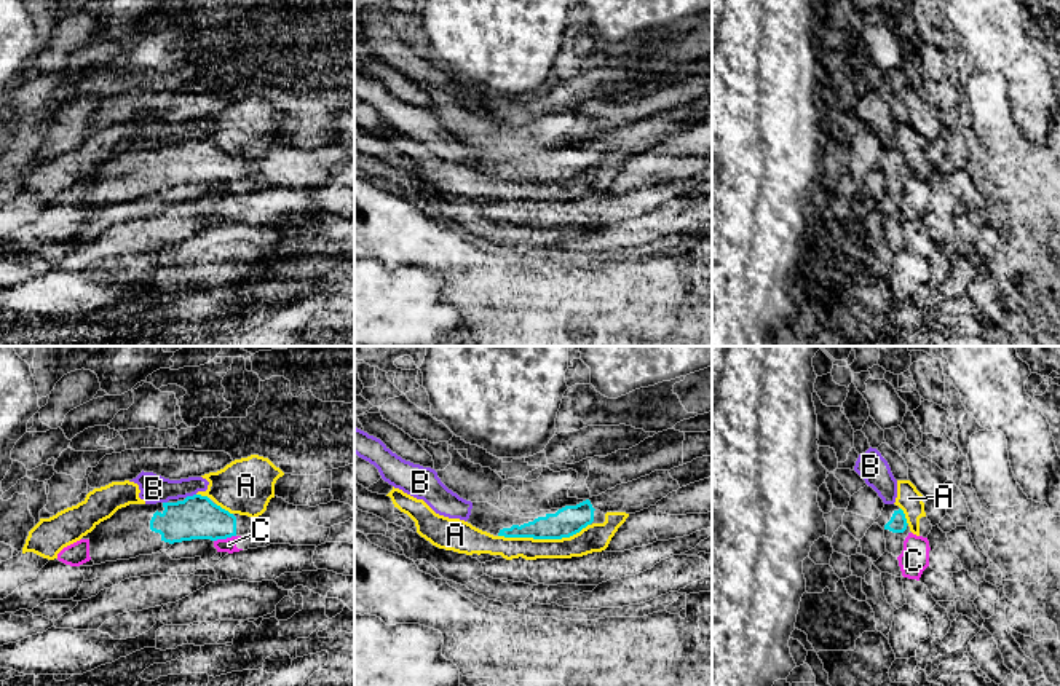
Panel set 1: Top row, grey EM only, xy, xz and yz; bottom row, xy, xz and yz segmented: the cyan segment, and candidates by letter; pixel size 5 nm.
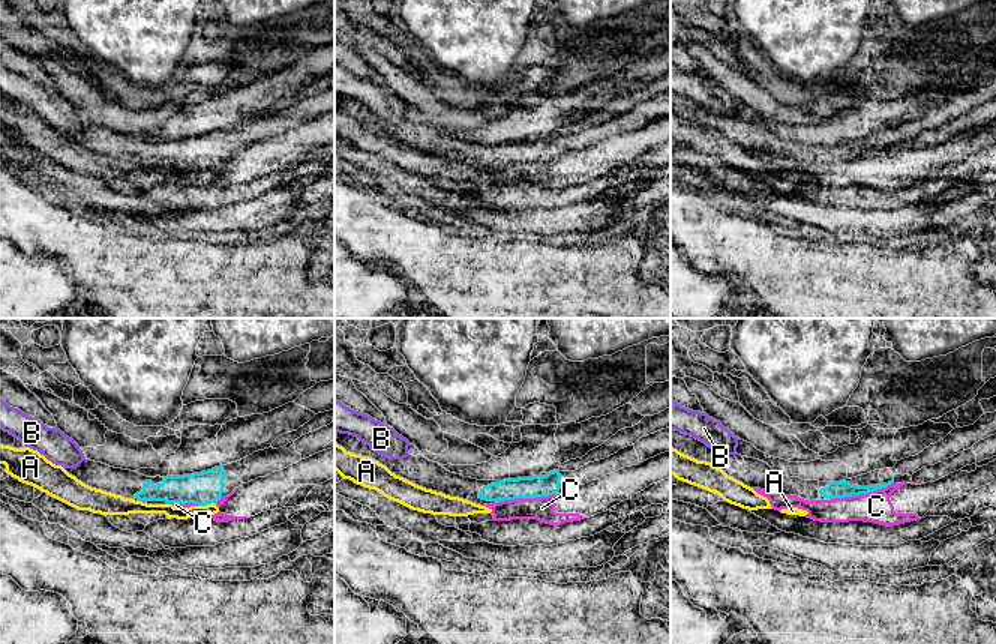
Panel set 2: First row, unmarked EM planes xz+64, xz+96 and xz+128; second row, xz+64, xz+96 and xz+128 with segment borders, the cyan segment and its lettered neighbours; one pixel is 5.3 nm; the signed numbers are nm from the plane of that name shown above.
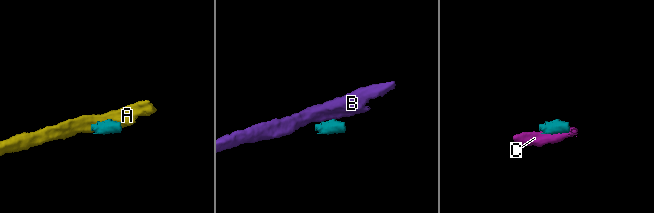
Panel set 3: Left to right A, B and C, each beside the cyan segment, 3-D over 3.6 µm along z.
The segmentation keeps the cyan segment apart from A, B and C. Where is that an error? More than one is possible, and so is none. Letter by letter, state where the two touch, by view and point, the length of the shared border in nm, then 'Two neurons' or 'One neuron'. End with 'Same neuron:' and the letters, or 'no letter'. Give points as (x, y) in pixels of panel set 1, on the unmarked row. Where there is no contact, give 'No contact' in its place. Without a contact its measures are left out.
A: Touches cyan at xz (543, 181). Shared border 460 nm. Two neurons
B: Touches cyan at xy (190, 139). Shared border 60 nm. Two neurons
C: Touches cyan at xy (224, 181). Shared border 120 nm. Two neurons
Same neuron: no letter

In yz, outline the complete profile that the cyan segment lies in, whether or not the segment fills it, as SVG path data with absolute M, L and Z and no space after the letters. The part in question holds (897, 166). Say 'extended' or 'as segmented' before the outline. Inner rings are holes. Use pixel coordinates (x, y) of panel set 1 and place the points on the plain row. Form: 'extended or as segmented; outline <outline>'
extended; outline M884 147L875 166L884 172L886 193L899 199L904 193L905 180L912 175L904 153L896 147Z

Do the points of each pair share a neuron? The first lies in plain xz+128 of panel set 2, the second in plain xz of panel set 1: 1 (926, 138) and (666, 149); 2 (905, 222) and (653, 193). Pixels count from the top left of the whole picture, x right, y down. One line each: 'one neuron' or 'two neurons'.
1: two neurons
2: two neurons

